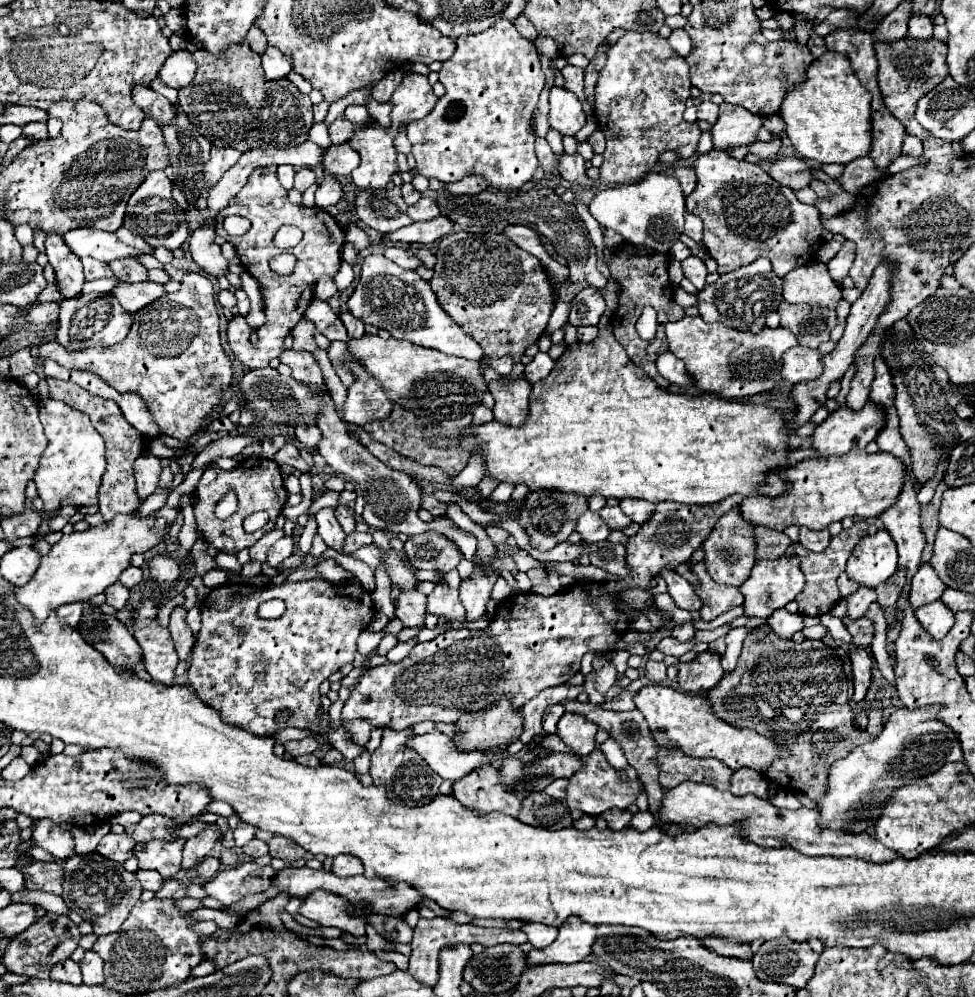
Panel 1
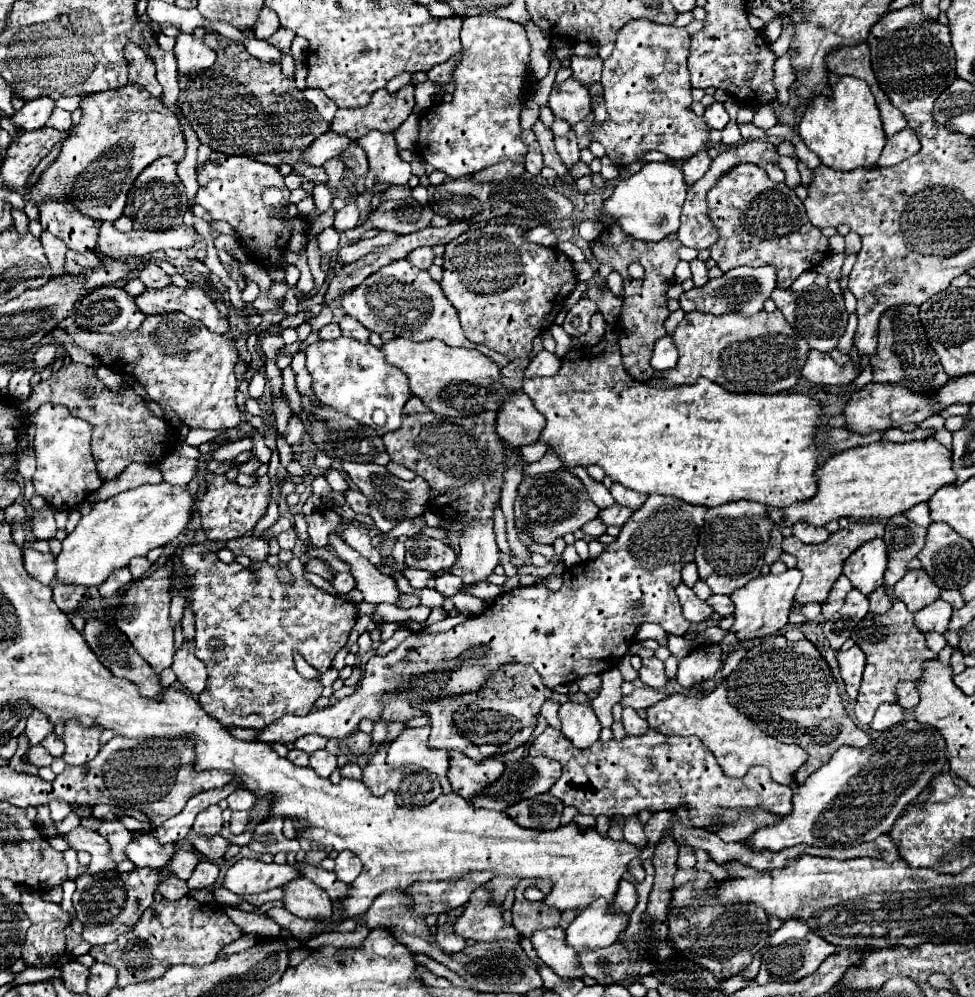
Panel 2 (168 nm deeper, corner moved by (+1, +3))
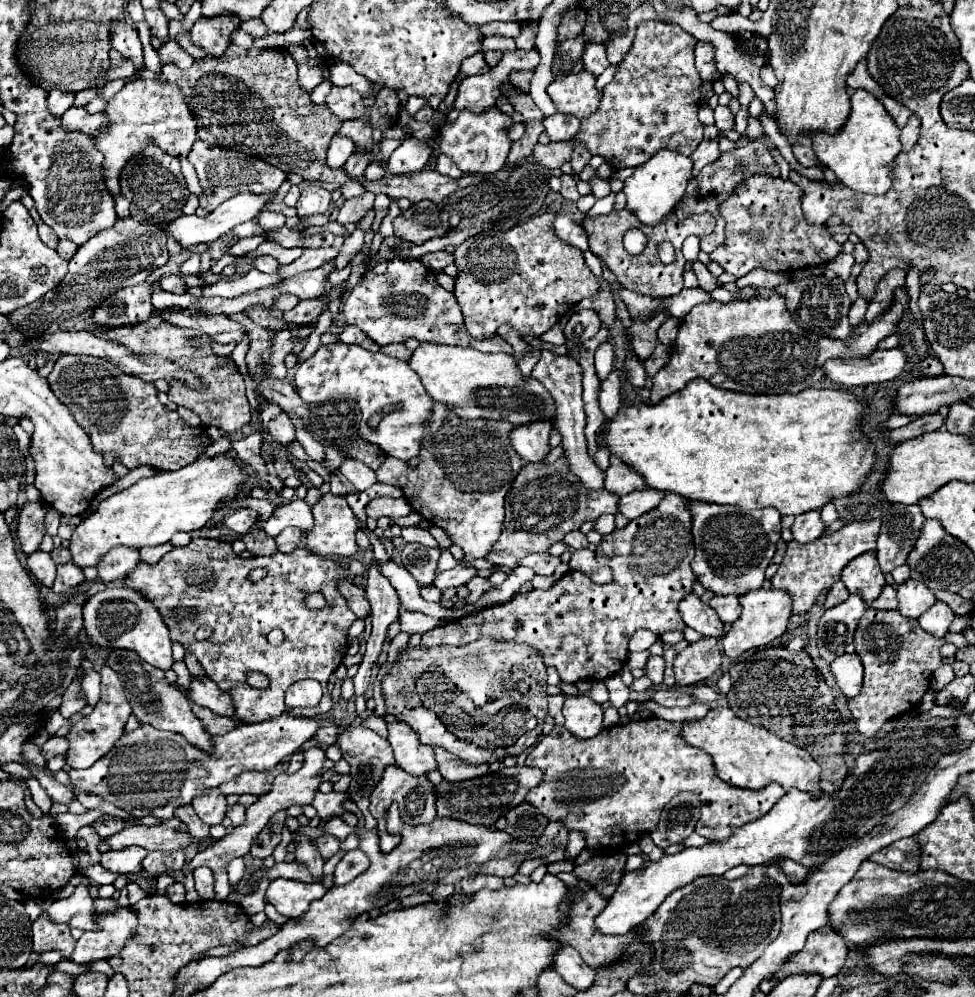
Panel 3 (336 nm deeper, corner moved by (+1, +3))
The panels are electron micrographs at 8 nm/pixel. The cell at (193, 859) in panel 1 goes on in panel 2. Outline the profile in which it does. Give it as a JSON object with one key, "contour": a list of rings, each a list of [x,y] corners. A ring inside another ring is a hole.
{"contour":[[[212,805],[212,807],[204,809],[202,813],[198,813],[192,829],[198,835],[216,835],[216,833],[220,833],[222,825],[224,825],[224,821],[222,821],[222,809],[218,805]]]}

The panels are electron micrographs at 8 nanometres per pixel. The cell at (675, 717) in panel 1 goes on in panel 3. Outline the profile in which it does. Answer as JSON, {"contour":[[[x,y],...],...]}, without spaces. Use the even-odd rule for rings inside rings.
{"contour":[[[714,707],[702,719],[682,721],[680,735],[686,743],[710,753],[720,779],[724,779],[734,787],[758,789],[764,787],[768,781],[776,781],[786,791],[790,787],[810,791],[810,793],[820,791],[818,785],[820,767],[806,749],[782,741],[780,737],[772,735],[768,729],[736,717],[728,707]]]}

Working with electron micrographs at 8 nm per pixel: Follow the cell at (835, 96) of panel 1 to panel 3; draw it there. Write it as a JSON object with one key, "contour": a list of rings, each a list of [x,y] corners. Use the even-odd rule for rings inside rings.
{"contour":[[[856,89],[850,95],[850,105],[852,111],[840,131],[832,135],[816,131],[810,135],[814,153],[824,165],[828,165],[836,173],[840,183],[844,183],[846,187],[862,193],[882,195],[892,187],[890,165],[900,153],[900,129],[886,113],[884,105],[864,89]]]}

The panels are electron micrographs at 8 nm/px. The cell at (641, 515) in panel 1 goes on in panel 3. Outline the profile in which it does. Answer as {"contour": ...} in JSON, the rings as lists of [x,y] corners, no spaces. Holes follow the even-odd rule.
{"contour":[[[616,457],[610,459],[610,469],[606,471],[606,489],[608,491],[622,497],[632,491],[642,491],[644,487],[646,487],[644,479],[636,471],[632,471],[624,463],[620,463],[620,459],[616,459]]]}

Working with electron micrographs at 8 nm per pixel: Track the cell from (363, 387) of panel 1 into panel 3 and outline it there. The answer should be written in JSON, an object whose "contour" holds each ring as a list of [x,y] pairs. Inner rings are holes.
{"contour":[[[342,341],[320,347],[310,359],[298,365],[294,385],[300,397],[308,403],[324,403],[344,395],[352,397],[362,413],[360,435],[380,447],[386,455],[398,459],[412,459],[420,451],[422,423],[428,417],[434,401],[420,383],[420,377],[410,369],[406,361],[388,357],[384,353],[364,351],[360,345],[346,345]],[[372,415],[382,415],[376,429],[368,425]]]}

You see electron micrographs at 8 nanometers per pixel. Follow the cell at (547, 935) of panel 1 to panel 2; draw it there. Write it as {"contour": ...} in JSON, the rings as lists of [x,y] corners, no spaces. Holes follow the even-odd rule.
{"contour":[[[552,927],[552,931],[536,931],[530,941],[538,957],[556,975],[564,979],[582,979],[586,975],[578,961],[578,953],[566,943],[566,933],[562,927]]]}

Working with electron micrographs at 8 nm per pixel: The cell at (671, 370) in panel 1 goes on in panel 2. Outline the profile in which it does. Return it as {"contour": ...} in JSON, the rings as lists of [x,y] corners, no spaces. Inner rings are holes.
{"contour":[[[664,335],[656,341],[654,355],[652,355],[652,369],[654,371],[666,371],[672,369],[678,361],[678,349],[672,341],[672,335]]]}

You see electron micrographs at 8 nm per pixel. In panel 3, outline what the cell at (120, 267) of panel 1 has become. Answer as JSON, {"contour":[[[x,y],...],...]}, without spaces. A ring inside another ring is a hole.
{"contour":[[[178,275],[164,277],[164,279],[160,279],[158,285],[160,285],[164,291],[170,291],[170,293],[184,293],[184,291],[186,291],[186,283],[184,283]]]}

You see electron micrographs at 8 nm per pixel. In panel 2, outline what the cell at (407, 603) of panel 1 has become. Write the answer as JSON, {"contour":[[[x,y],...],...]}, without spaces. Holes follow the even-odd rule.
{"contour":[[[342,545],[338,549],[338,555],[342,561],[350,565],[350,573],[354,575],[356,585],[364,593],[366,601],[378,601],[388,593],[388,603],[394,603],[394,605],[398,603],[400,591],[392,577],[386,577],[384,573],[380,573],[368,559],[364,559],[360,553],[350,549],[348,545]]]}

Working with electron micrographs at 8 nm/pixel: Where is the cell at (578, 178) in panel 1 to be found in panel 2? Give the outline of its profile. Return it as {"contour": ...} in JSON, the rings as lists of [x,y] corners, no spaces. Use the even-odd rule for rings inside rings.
{"contour":[[[570,131],[568,135],[564,137],[554,137],[554,143],[556,143],[556,151],[560,153],[564,165],[570,169],[574,163],[578,163],[578,157],[580,157],[580,149],[576,145],[576,135],[574,131]]]}

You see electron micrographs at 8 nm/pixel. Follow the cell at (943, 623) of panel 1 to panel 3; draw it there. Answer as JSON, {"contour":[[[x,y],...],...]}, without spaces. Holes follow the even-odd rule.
{"contour":[[[938,601],[936,605],[932,605],[932,609],[928,609],[924,615],[920,615],[918,623],[926,633],[942,639],[948,633],[948,627],[950,627],[952,619],[954,619],[952,609],[946,603]]]}

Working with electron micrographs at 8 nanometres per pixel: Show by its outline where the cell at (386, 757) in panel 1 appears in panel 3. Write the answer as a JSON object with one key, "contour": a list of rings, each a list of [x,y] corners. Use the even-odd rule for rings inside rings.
{"contour":[[[396,765],[386,767],[380,783],[372,789],[372,795],[370,795],[370,813],[376,817],[376,821],[380,825],[378,833],[380,833],[380,849],[382,851],[392,851],[400,843],[400,839],[396,839],[396,837],[386,837],[384,839],[384,813],[392,805],[392,801],[398,803],[402,821],[406,821],[410,825],[430,823],[436,817],[436,787],[434,787],[434,783],[428,781],[426,777],[412,777]]]}

